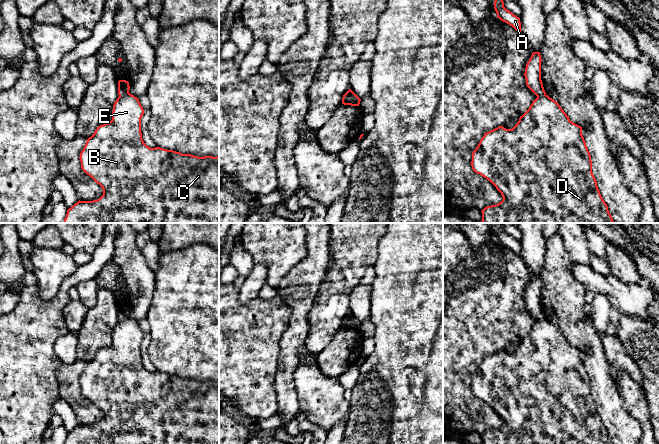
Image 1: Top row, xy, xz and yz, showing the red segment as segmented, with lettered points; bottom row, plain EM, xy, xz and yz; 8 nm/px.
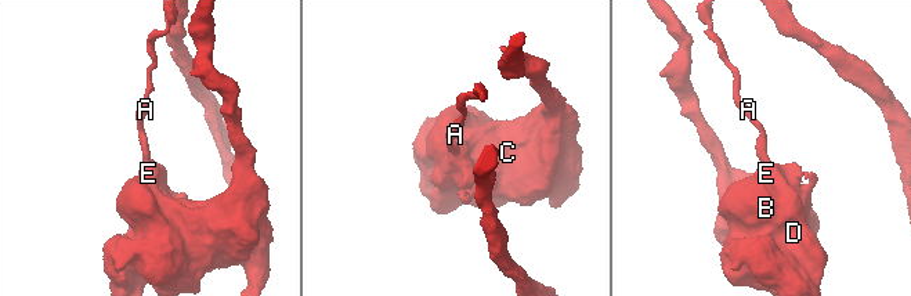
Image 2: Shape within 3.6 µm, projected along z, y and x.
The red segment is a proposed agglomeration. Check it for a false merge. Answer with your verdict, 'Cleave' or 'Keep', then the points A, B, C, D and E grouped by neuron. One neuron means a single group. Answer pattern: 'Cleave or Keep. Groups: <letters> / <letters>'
Cleave. Groups: A / B C D E

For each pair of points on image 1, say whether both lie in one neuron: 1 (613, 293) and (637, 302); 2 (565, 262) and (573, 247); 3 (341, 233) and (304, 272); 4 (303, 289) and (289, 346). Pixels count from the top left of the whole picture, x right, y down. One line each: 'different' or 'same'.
1: same
2: different
3: different
4: same

